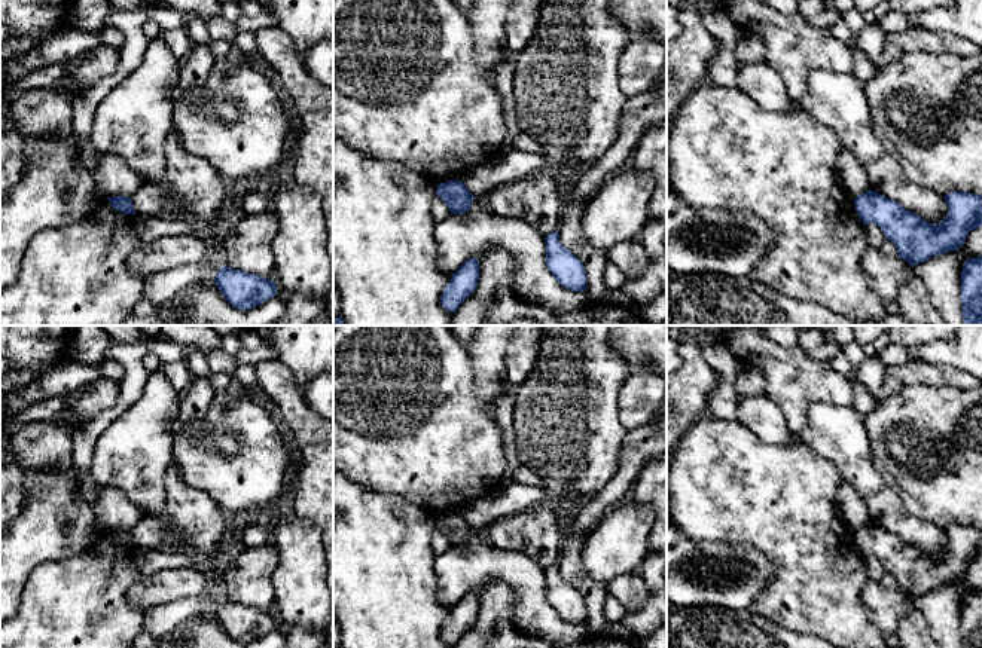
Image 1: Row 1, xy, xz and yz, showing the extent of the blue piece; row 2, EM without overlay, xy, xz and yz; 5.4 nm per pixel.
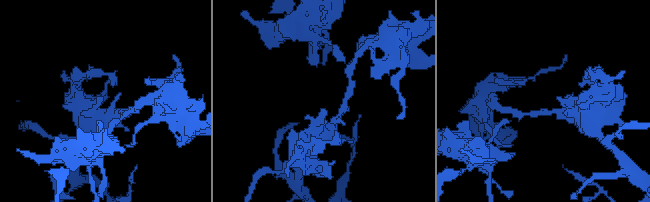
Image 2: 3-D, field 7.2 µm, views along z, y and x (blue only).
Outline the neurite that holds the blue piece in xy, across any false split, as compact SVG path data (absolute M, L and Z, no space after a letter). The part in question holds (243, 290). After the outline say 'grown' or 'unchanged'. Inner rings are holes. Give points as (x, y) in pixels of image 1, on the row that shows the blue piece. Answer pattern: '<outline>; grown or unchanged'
M222 266L214 278L223 297L237 309L247 311L277 294L275 281Z; unchanged

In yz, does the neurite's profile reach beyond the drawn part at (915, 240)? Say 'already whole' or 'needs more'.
already whole

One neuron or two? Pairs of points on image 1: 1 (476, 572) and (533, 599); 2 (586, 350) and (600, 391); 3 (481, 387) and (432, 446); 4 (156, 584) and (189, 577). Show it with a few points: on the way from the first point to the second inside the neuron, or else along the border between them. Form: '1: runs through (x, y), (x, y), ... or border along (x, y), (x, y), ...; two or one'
1: runs through (491, 569), (508, 569), (522, 584); one
2: runs through (586, 360), (586, 376), (589, 381); one
3: border along (469, 360), (473, 369), (473, 394), (491, 410); two
4: runs through (164, 584), (182, 583); one

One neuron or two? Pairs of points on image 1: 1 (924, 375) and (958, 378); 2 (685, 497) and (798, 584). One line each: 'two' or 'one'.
1: one
2: one

